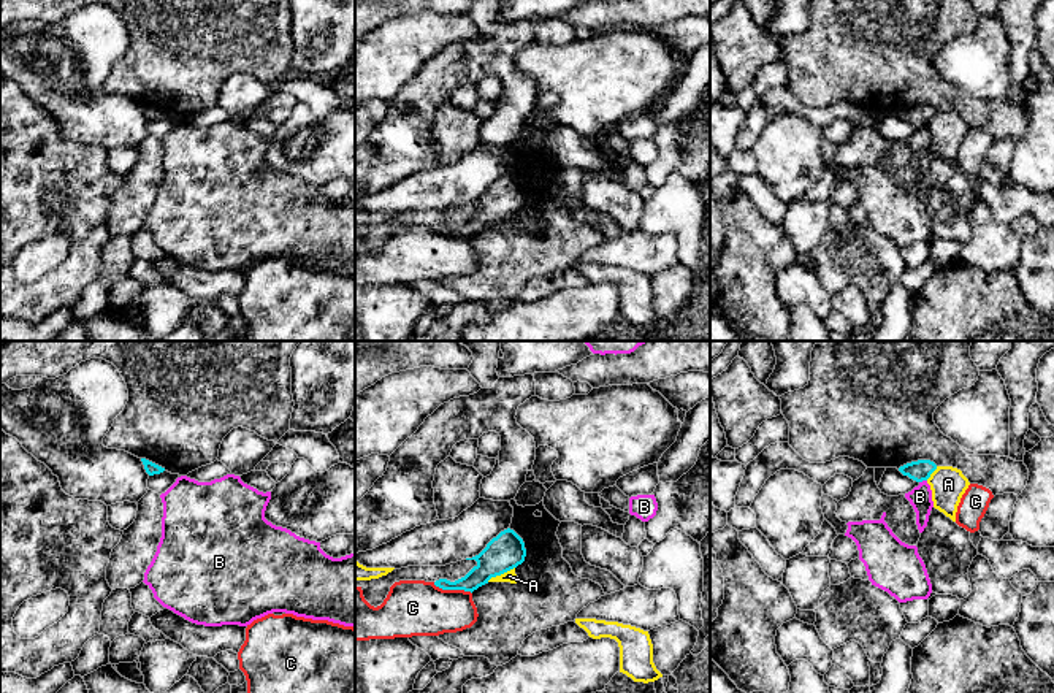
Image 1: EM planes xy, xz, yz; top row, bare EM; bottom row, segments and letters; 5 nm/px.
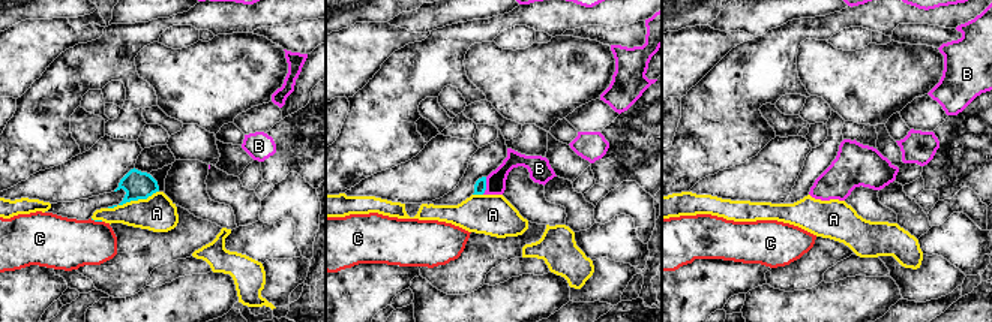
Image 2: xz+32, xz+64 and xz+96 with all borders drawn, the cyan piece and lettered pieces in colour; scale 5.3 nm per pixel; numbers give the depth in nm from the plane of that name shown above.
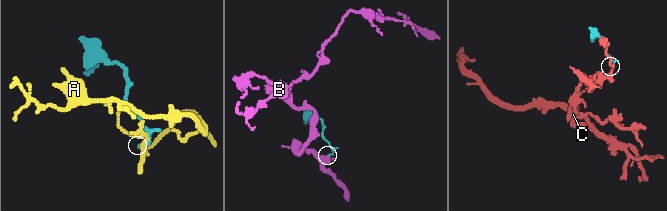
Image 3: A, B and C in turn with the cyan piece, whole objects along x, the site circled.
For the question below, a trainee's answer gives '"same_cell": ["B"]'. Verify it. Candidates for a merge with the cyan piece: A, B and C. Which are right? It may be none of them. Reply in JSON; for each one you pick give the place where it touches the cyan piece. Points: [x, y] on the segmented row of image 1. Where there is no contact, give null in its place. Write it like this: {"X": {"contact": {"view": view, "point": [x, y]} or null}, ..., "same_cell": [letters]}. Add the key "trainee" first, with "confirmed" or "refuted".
{"trainee": "refuted", "same_cell": []}

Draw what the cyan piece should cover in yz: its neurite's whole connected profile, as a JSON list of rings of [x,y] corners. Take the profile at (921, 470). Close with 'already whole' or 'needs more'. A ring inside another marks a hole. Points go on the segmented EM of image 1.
[[[918,460],[899,468],[899,471],[903,476],[908,476],[916,482],[927,481],[935,469],[937,469],[937,465],[930,460]]]; already whole

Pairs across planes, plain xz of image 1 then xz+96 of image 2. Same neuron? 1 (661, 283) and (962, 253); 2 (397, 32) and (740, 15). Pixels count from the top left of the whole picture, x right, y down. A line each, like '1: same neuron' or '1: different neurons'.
1: different neurons
2: different neurons

